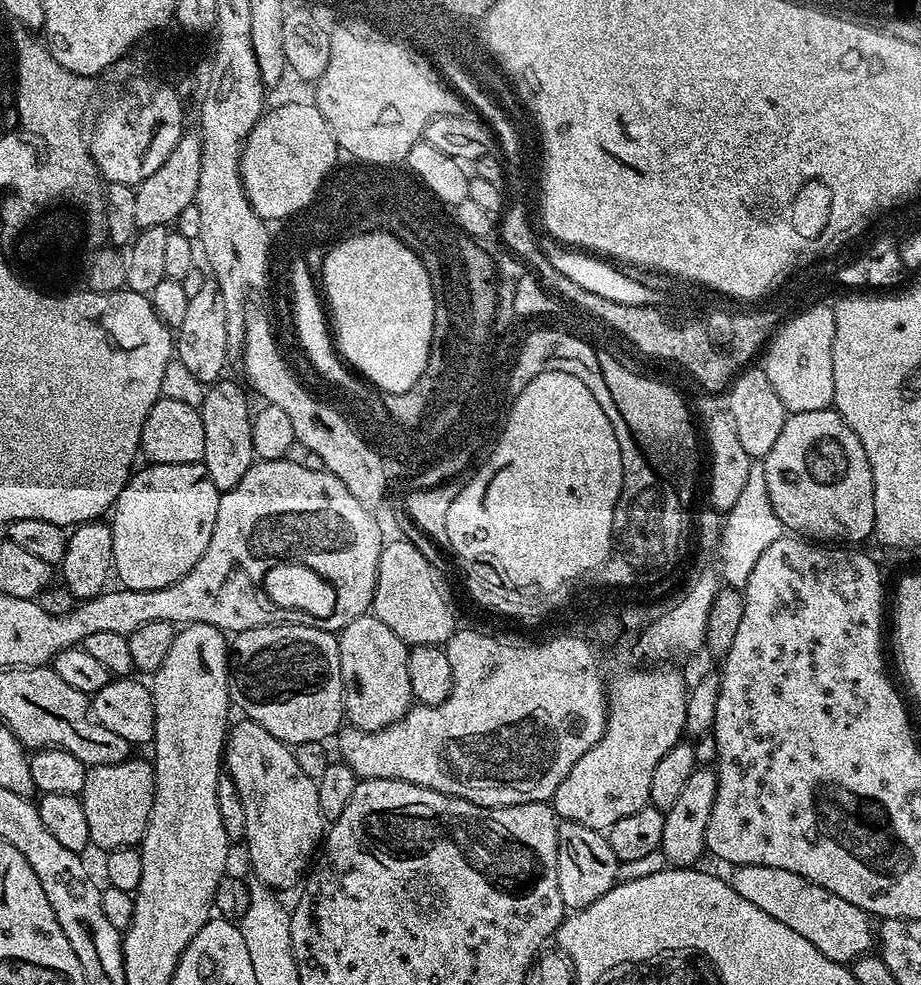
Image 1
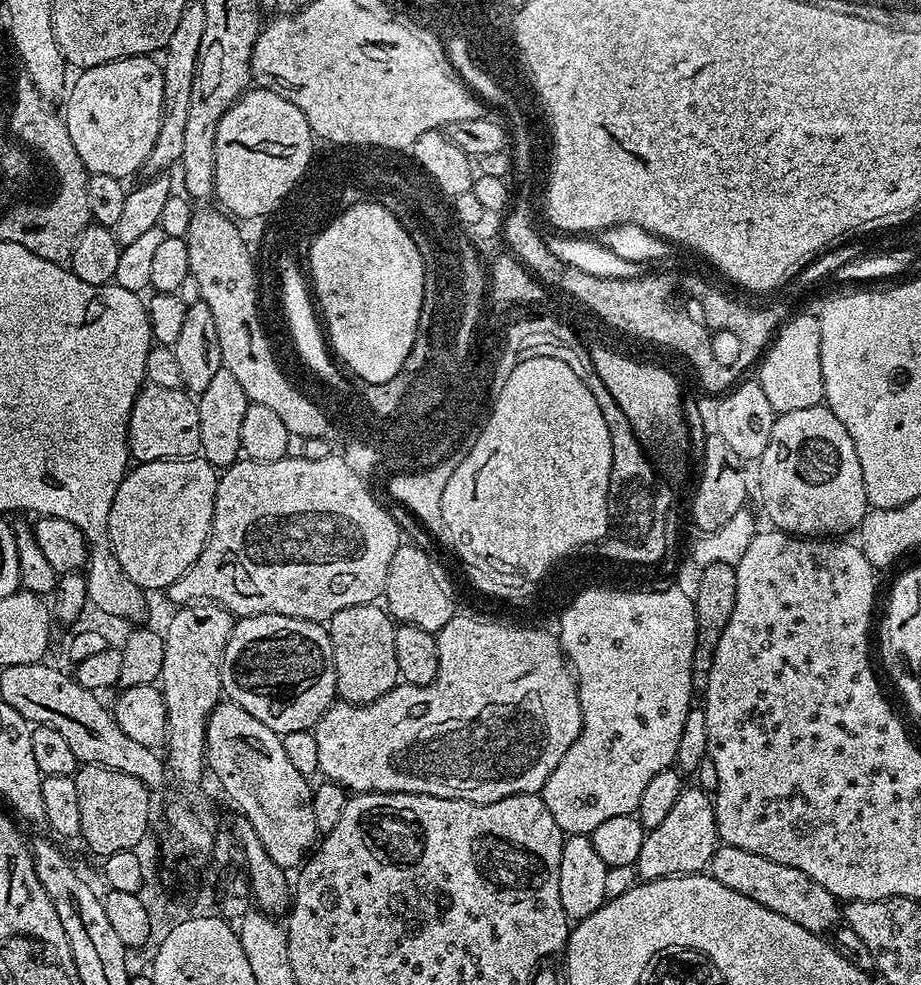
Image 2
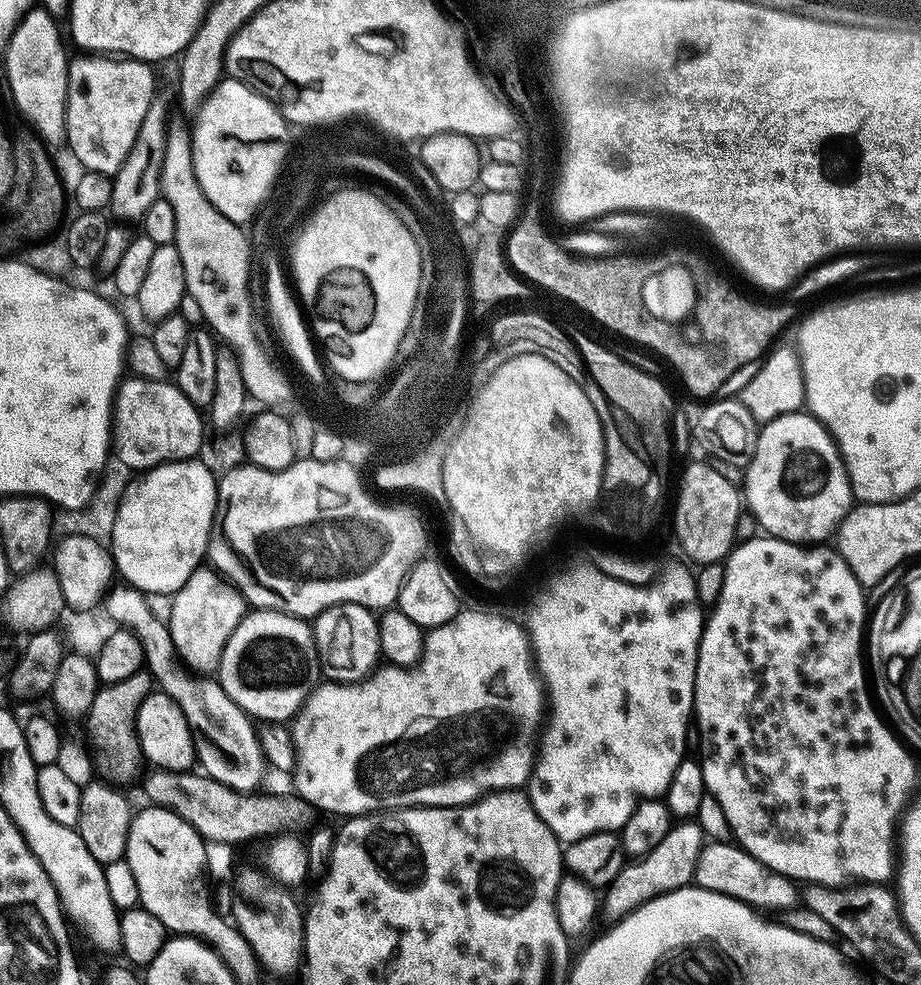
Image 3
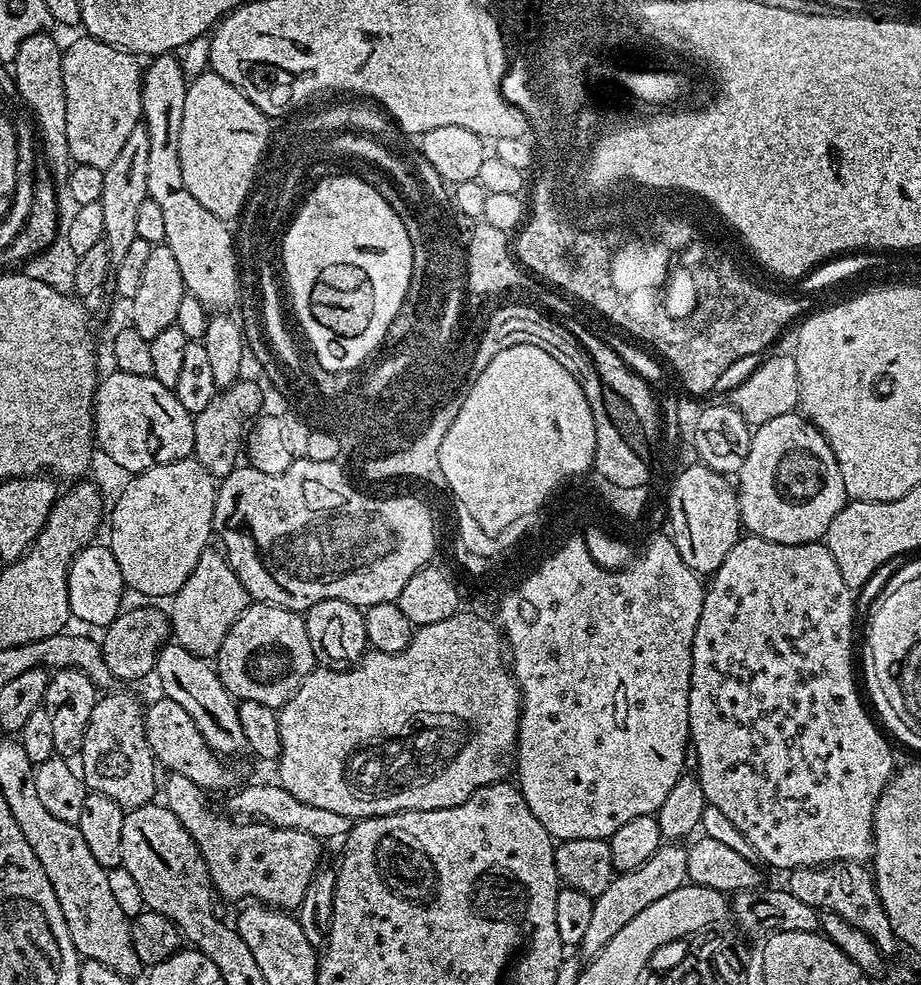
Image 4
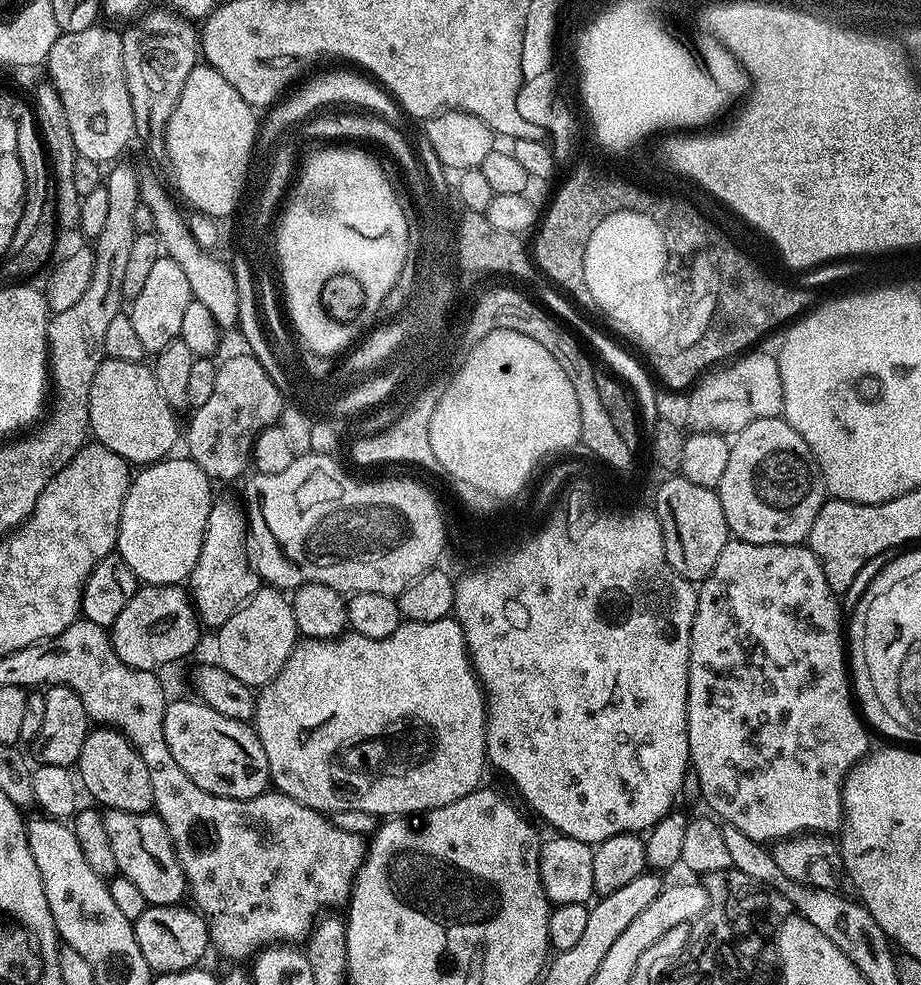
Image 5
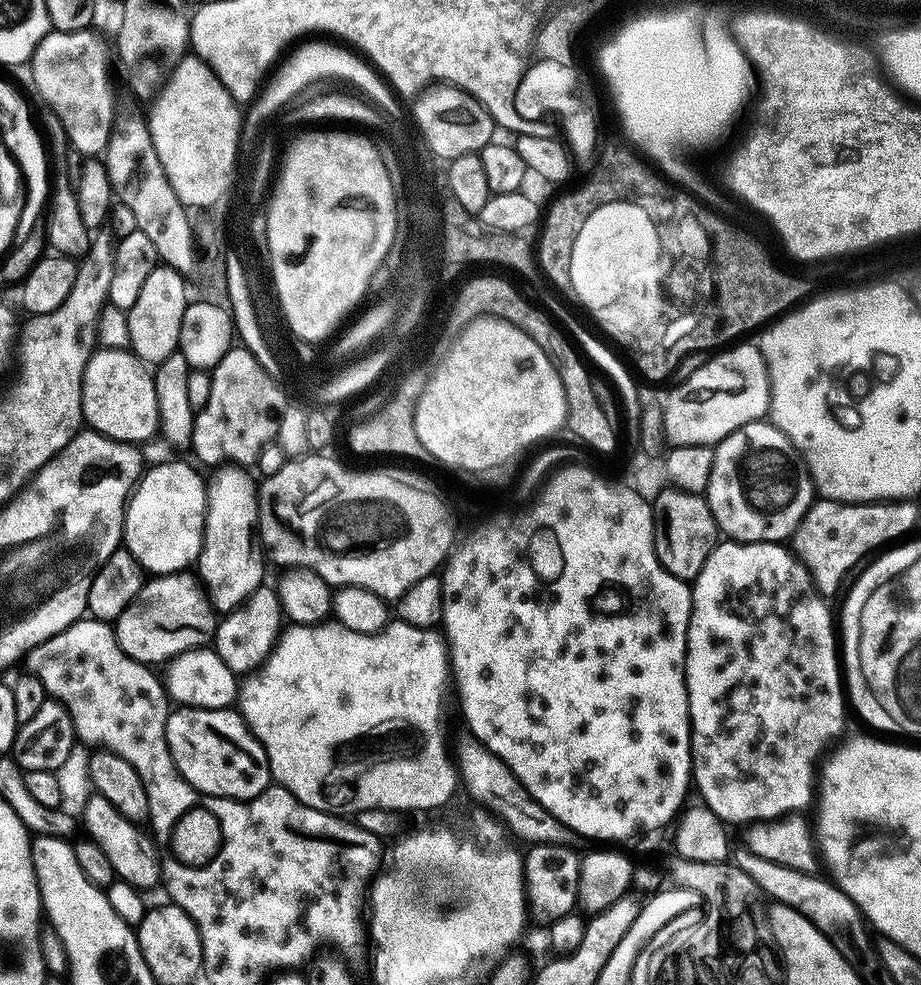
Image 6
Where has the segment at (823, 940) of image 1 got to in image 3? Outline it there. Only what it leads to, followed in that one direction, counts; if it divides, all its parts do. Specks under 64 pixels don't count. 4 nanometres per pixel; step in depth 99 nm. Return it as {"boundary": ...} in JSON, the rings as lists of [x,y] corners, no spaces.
{"boundary":[[[708,842],[698,856],[695,887],[740,900],[757,910],[792,908],[798,904],[798,888],[787,876],[765,868],[735,842]]]}

